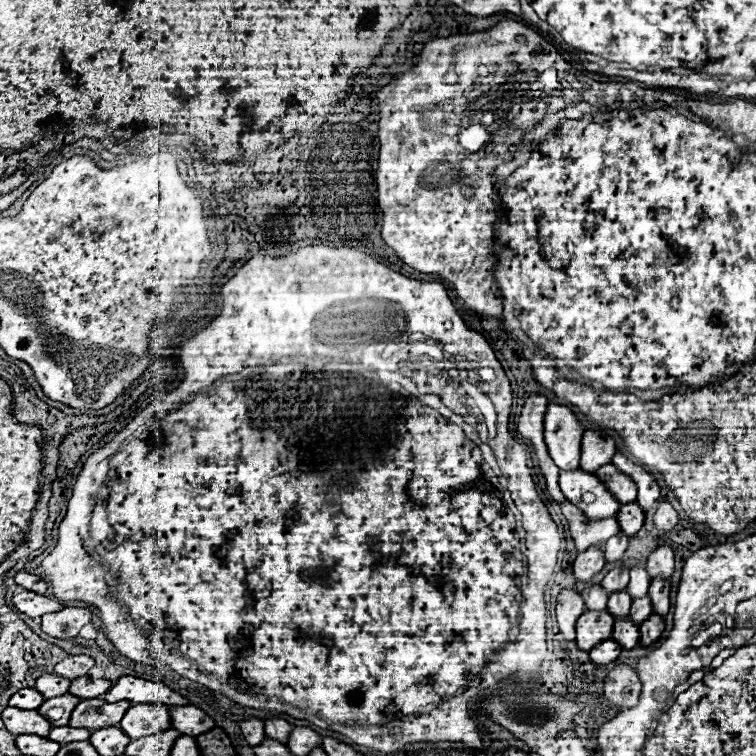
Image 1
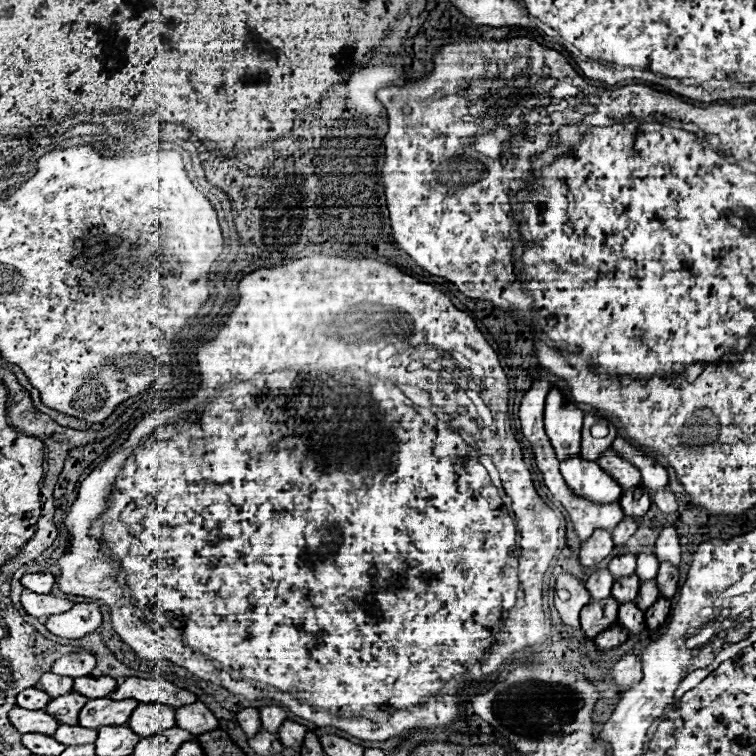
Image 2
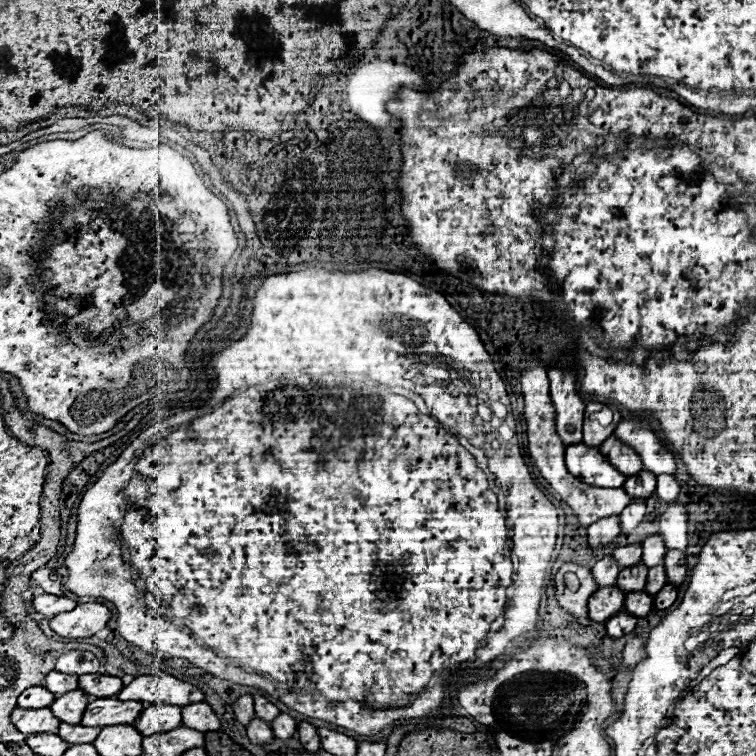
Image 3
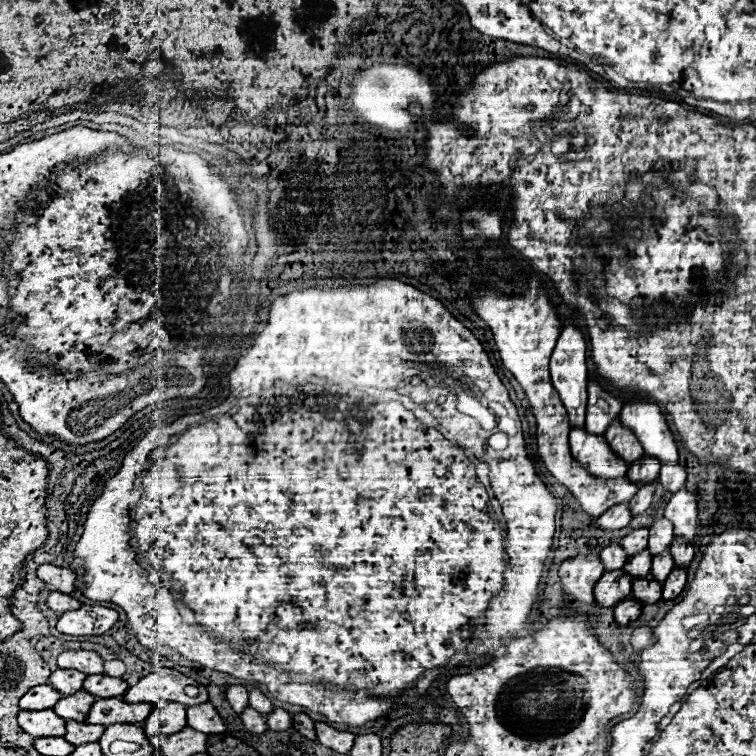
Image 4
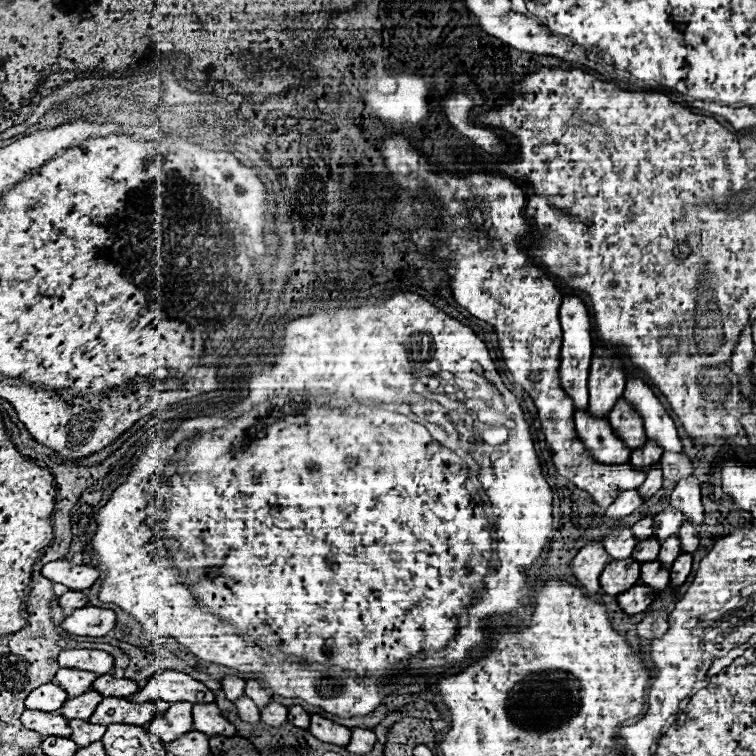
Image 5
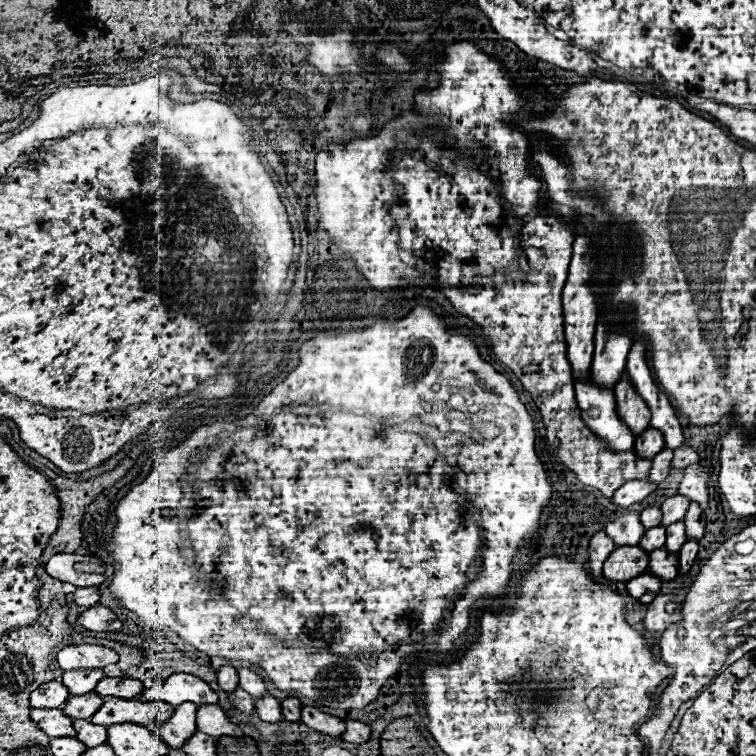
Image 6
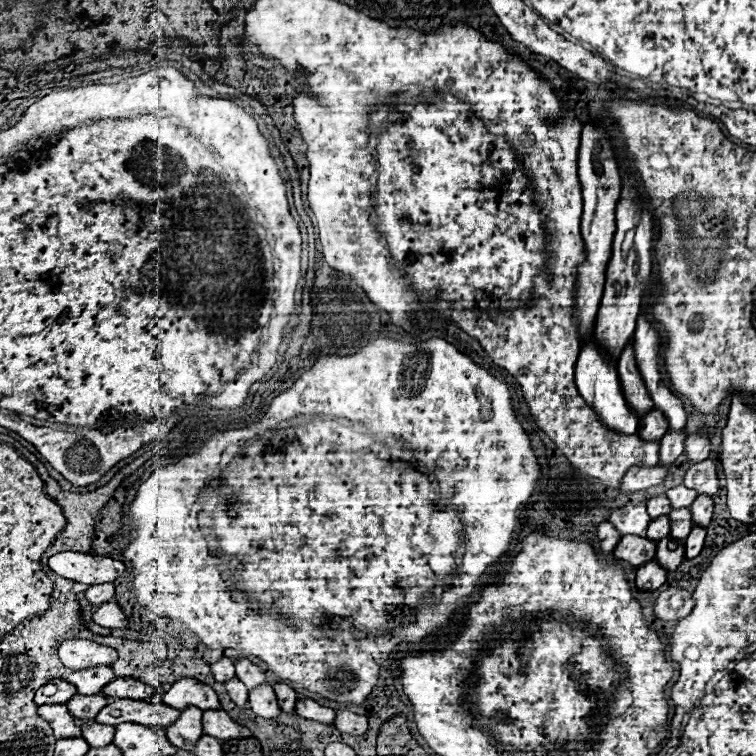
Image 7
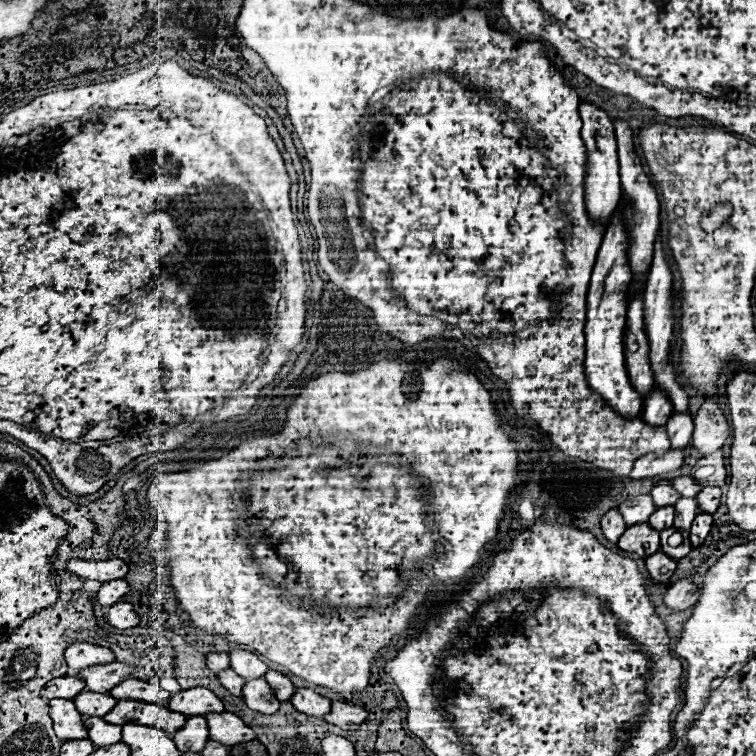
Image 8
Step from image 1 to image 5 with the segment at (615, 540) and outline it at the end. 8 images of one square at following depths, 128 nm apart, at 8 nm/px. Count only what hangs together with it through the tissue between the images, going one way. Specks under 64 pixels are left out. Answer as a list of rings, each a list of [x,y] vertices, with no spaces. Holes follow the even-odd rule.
[[[656,464],[656,466],[652,466],[652,470],[648,472],[644,484],[638,488],[640,498],[642,498],[642,500],[648,500],[650,496],[654,496],[654,494],[660,490],[660,486],[662,486],[662,468],[660,468],[660,464]]]

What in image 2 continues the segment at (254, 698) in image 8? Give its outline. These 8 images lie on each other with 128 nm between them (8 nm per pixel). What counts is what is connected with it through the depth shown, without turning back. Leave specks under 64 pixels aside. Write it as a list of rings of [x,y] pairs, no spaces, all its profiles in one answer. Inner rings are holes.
[[[284,720],[280,732],[278,732],[278,738],[284,746],[288,748],[300,748],[304,744],[304,736],[306,736],[306,726],[302,724],[296,724],[292,720]]]

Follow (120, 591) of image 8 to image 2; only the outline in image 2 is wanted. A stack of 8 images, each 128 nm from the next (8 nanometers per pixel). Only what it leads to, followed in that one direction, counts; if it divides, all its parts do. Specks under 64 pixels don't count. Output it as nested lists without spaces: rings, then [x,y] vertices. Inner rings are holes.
[[[22,592],[20,604],[30,616],[38,620],[46,620],[52,614],[68,612],[74,606],[70,600],[64,600],[52,594],[36,594],[36,592]]]

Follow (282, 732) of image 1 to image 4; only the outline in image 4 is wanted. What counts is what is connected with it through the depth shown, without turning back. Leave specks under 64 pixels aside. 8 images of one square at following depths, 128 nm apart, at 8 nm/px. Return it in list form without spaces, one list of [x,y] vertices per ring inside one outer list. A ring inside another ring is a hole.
[[[258,688],[250,690],[250,708],[258,710],[260,714],[270,714],[270,712],[274,710],[272,702],[270,702],[270,700],[262,694],[262,690],[258,690]]]

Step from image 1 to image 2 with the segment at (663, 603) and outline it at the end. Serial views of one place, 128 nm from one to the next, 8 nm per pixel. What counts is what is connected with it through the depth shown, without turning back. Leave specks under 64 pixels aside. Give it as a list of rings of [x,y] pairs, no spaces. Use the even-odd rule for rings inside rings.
[[[662,562],[656,576],[656,584],[658,584],[660,596],[666,600],[672,600],[672,596],[676,594],[676,584],[678,584],[678,568],[668,562]]]

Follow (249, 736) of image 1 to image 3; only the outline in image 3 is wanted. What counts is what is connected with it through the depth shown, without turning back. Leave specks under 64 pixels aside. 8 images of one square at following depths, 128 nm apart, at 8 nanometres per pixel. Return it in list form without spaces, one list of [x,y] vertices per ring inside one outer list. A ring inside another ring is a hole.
[[[242,696],[234,702],[234,714],[236,720],[240,720],[244,726],[248,726],[248,722],[254,718],[254,698],[252,696]]]

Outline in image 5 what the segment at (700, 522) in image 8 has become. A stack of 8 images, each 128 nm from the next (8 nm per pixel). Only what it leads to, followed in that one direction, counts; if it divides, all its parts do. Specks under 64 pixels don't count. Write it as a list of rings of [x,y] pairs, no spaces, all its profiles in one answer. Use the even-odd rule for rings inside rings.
[[[680,554],[670,568],[670,588],[672,590],[686,582],[686,578],[690,574],[690,568],[692,568],[692,556],[690,554]]]

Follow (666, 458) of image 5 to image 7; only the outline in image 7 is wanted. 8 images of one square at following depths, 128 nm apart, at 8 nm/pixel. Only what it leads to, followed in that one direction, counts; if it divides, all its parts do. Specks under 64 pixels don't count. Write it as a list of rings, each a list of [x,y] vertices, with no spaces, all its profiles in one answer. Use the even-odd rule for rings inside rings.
[[[692,434],[684,440],[684,456],[690,464],[706,460],[710,454],[710,436],[708,434]]]

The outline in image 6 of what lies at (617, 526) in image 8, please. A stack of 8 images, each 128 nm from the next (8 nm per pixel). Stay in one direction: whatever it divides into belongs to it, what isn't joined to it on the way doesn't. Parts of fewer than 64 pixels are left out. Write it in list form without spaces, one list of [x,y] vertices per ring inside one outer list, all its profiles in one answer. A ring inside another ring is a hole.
[[[604,530],[594,534],[594,538],[590,540],[590,546],[588,546],[588,570],[590,570],[594,580],[600,580],[602,564],[608,558],[608,554],[614,552],[614,548],[616,546],[612,544],[612,540],[606,536]]]

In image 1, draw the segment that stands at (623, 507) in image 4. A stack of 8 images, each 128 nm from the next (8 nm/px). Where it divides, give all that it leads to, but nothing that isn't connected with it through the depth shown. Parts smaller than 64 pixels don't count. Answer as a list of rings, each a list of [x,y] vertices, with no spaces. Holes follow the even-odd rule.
[[[588,548],[586,552],[578,554],[574,560],[574,576],[580,582],[588,582],[594,574],[598,574],[604,566],[604,552],[602,548]]]

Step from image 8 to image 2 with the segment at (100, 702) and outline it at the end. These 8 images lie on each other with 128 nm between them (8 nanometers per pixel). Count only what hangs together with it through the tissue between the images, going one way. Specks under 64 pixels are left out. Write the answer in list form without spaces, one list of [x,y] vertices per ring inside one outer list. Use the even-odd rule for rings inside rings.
[[[70,692],[58,698],[52,698],[48,702],[48,706],[44,708],[46,712],[52,712],[60,724],[68,724],[68,726],[76,726],[78,720],[78,712],[82,710],[82,706],[88,702],[86,696],[80,696],[78,692]],[[58,710],[64,710],[66,714],[58,714]]]

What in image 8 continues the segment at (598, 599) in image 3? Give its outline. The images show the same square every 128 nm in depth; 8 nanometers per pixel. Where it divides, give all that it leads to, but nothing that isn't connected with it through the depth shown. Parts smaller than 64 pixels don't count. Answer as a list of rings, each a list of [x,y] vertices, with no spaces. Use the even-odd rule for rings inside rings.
[[[638,524],[634,528],[626,528],[626,532],[618,540],[618,548],[646,558],[660,550],[660,534],[654,532],[648,524]]]

